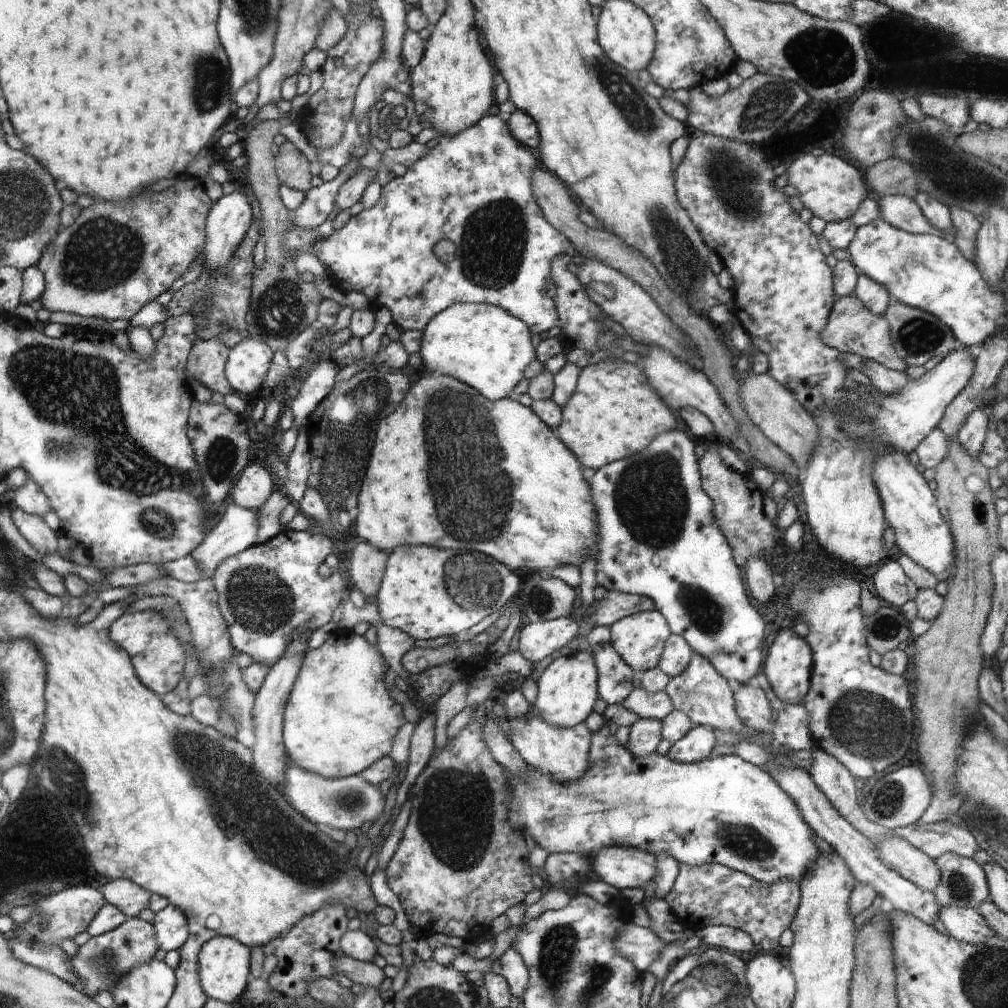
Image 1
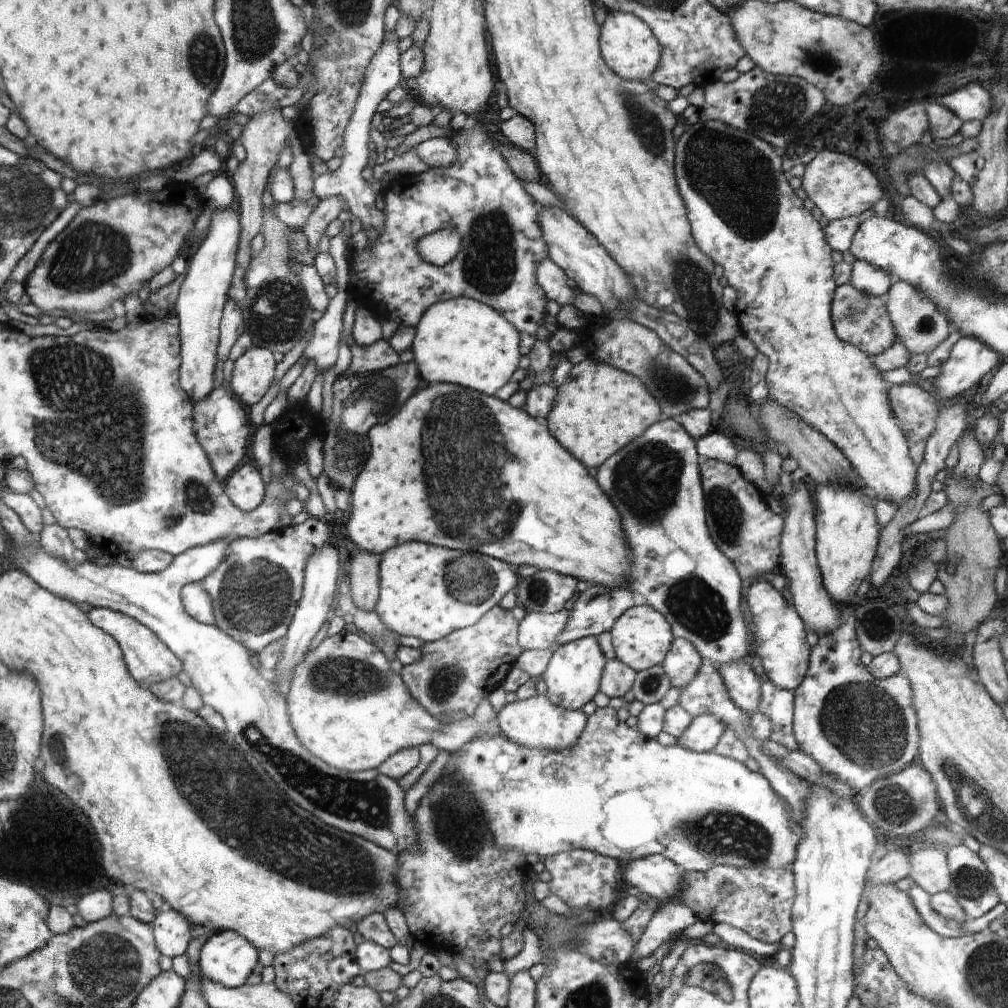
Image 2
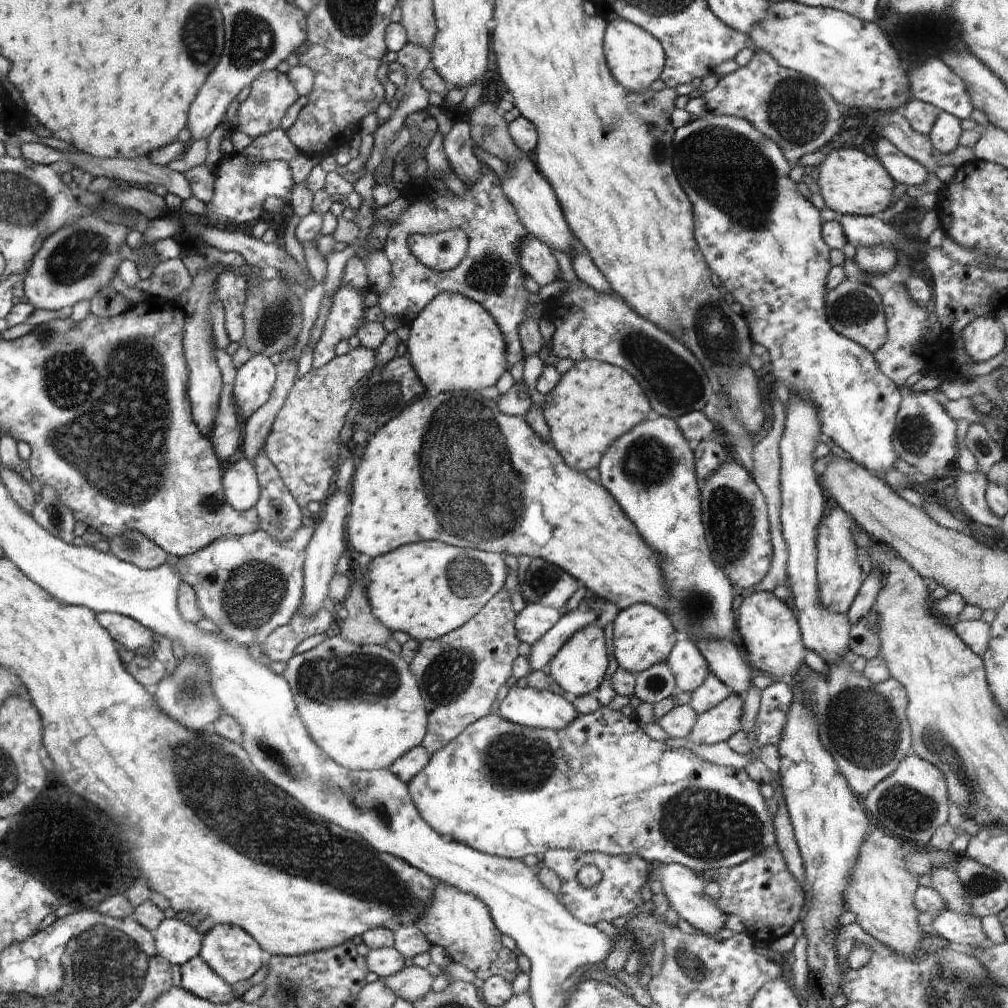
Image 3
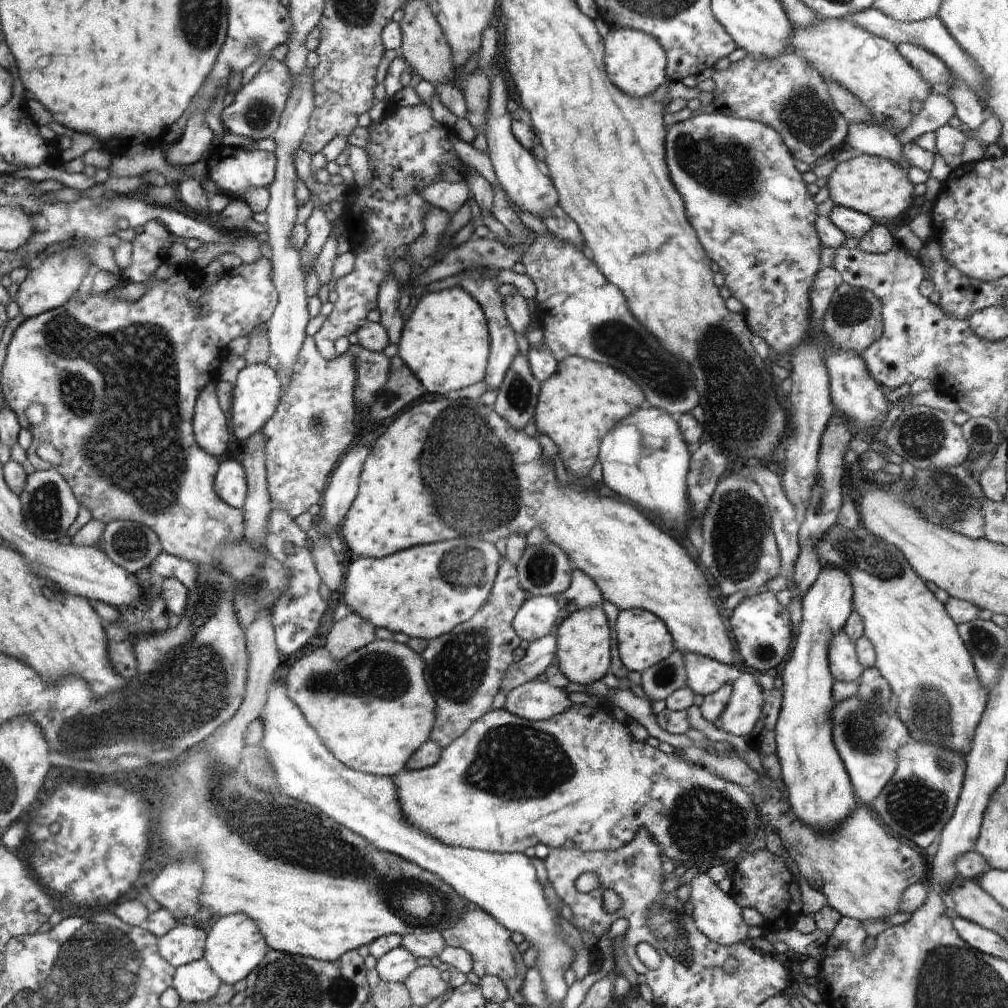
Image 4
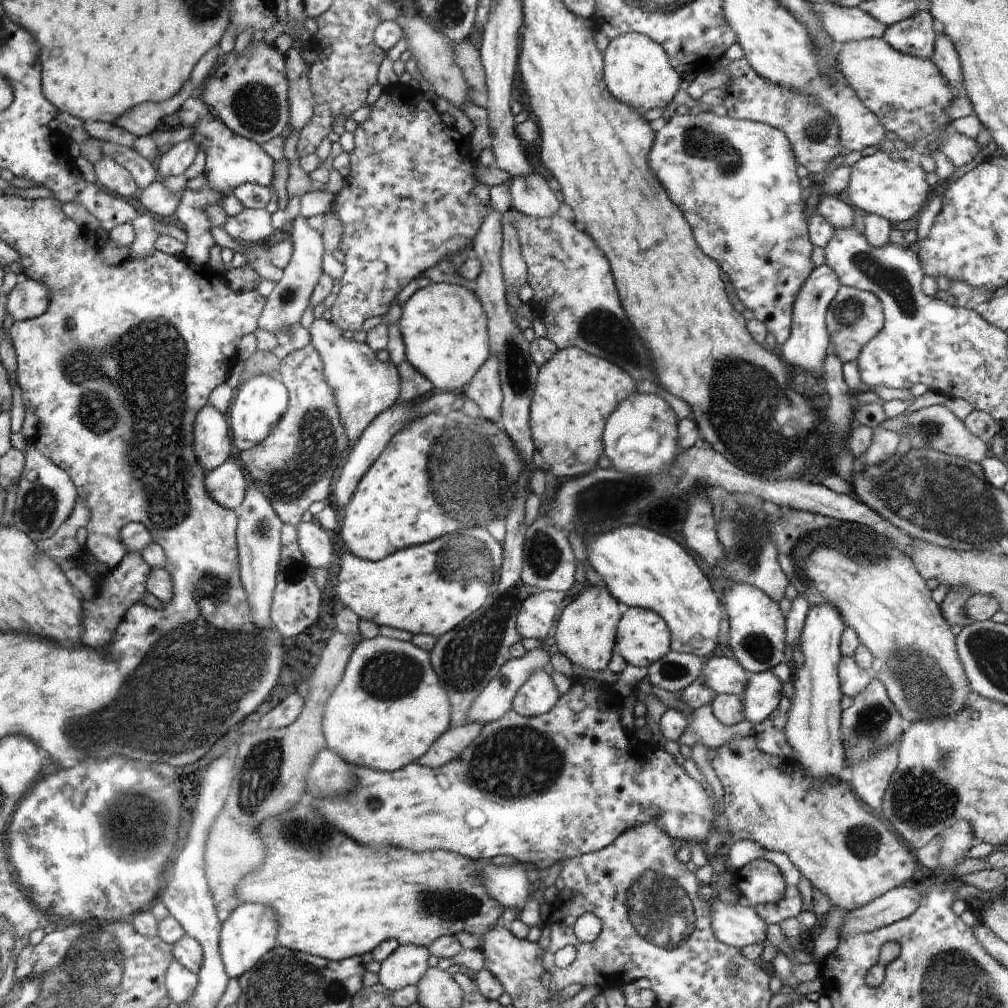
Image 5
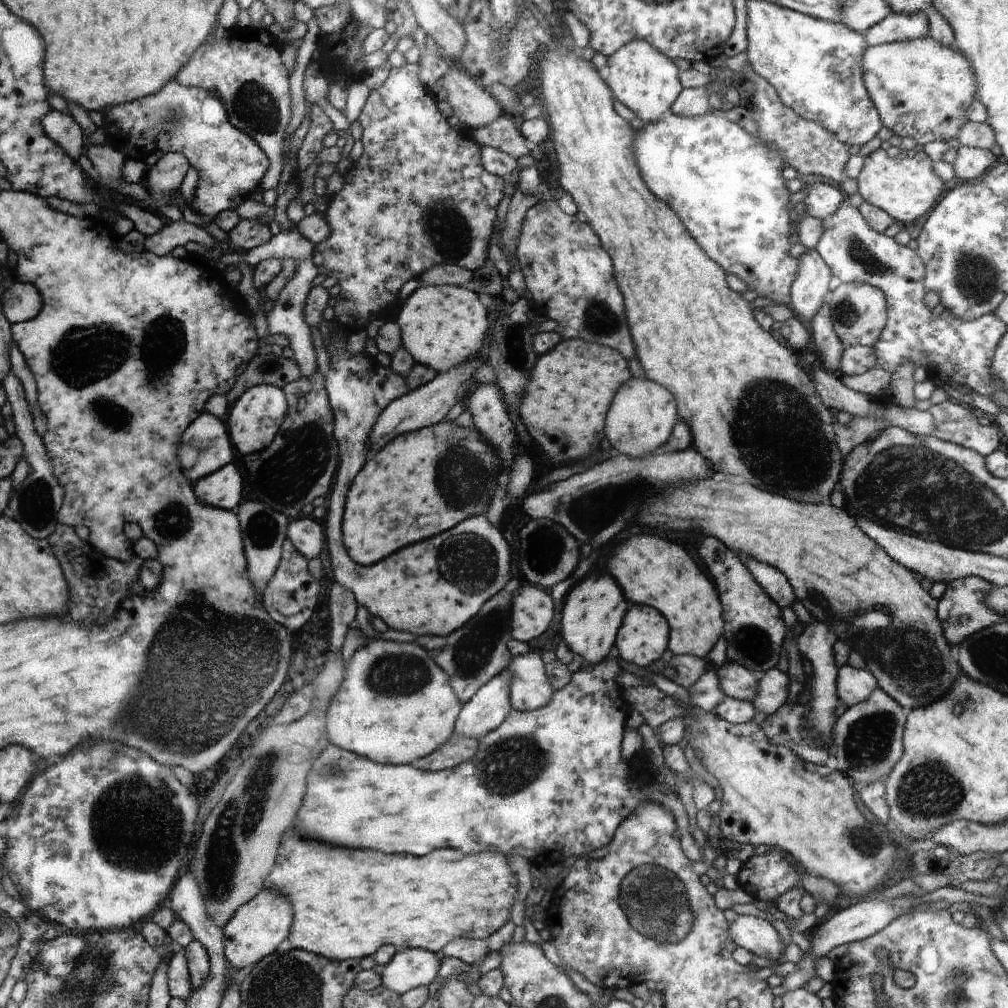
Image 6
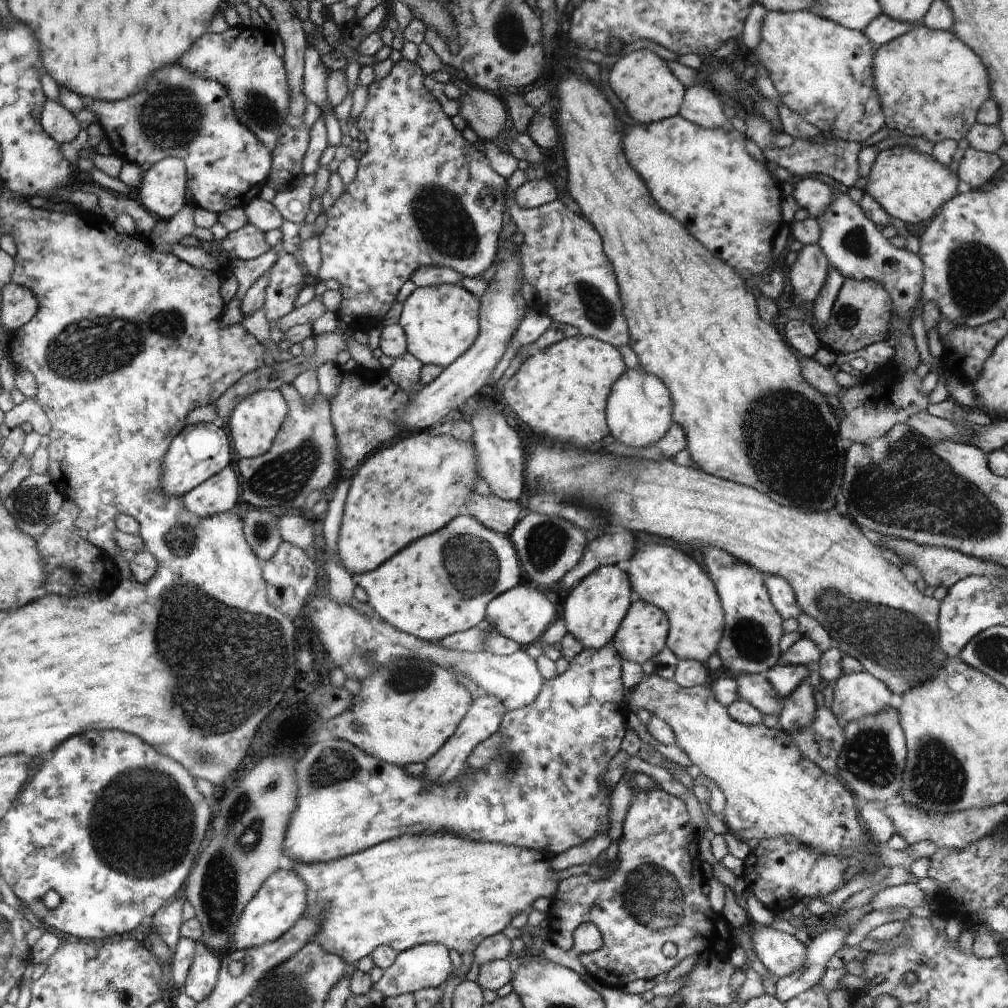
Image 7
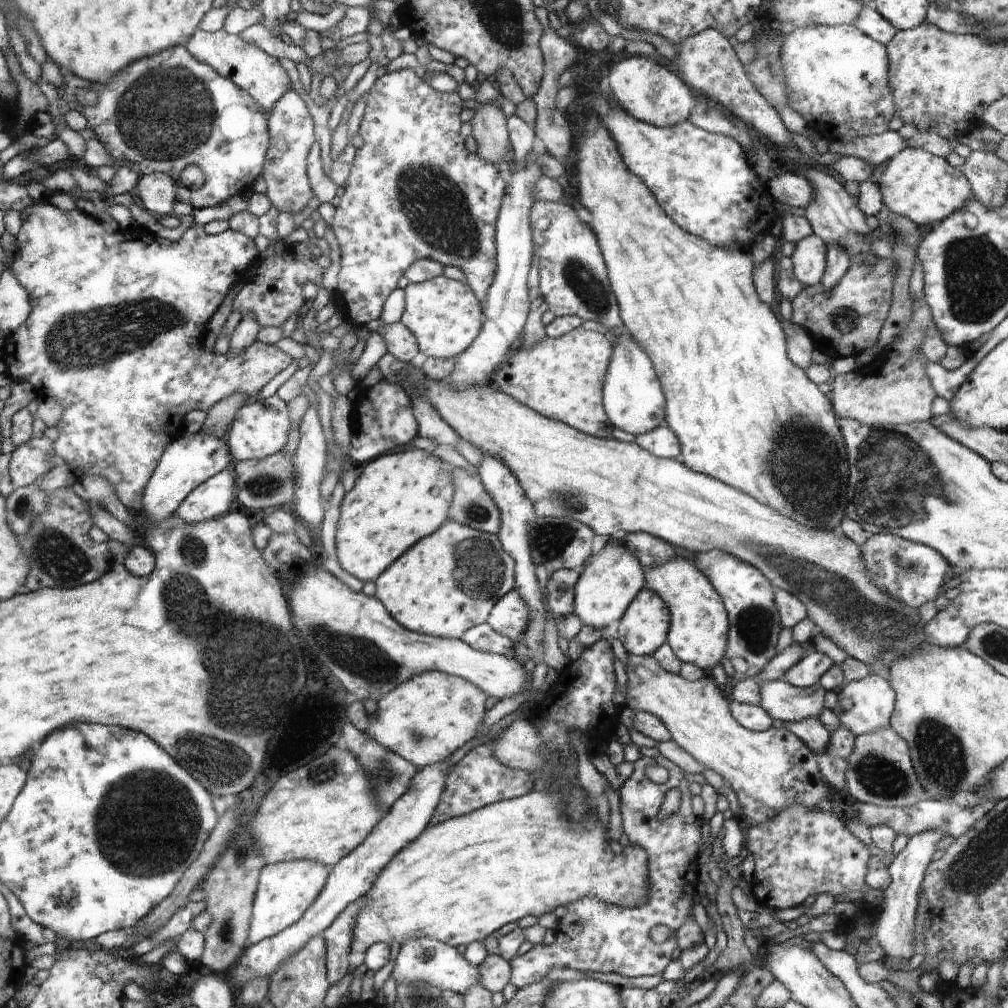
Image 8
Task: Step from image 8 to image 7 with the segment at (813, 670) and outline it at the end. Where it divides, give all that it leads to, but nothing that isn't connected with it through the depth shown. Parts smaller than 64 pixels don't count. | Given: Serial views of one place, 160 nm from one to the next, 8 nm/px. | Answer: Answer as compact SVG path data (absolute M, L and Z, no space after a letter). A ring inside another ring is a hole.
M776 665L767 670L765 676L773 689L779 694L779 699L786 698L803 681L808 680L811 670L816 670L817 665Z

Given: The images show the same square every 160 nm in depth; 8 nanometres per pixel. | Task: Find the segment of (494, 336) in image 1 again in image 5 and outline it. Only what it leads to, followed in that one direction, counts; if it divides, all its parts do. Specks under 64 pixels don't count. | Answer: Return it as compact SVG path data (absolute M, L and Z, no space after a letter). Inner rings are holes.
M431 283L414 292L401 309L397 324L407 361L433 384L435 392L466 388L491 354L487 316L475 293L458 284Z

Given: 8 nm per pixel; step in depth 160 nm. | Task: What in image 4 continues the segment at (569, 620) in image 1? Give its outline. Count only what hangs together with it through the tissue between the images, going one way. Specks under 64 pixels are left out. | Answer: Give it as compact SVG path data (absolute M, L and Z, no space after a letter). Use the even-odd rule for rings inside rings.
M529 596L514 615L512 626L521 640L532 642L550 635L563 609L554 596Z

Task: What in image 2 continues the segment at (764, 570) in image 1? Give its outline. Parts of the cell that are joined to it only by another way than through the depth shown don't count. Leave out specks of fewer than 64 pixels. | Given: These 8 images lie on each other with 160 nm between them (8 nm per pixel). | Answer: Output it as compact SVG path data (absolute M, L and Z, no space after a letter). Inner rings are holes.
M754 578L749 585L746 602L750 608L750 624L754 630L752 640L754 644L758 644L756 655L761 660L768 682L772 682L776 688L794 692L808 672L811 648L807 643L807 628L795 607L790 606L781 592L773 588L770 578Z

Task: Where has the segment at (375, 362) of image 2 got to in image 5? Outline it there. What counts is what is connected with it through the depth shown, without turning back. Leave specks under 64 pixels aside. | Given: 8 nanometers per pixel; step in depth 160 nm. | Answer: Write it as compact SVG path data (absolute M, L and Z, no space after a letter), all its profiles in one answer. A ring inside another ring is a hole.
M312 343L297 351L290 350L290 353L281 360L280 381L289 391L288 412L278 421L276 428L264 441L242 451L240 458L244 462L249 480L254 480L254 485L268 499L281 521L296 527L301 524L302 514L313 502L326 500L330 496L330 480L336 468L343 466L346 457L349 456L349 438L341 421L336 396L325 378L321 355Z

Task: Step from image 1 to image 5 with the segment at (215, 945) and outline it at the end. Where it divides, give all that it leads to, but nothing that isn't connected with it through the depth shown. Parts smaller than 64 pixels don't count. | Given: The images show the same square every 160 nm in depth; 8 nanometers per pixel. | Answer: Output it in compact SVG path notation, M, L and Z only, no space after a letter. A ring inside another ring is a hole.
M242 903L221 925L219 951L229 978L248 972L274 947L278 945L279 914L275 908L260 903Z

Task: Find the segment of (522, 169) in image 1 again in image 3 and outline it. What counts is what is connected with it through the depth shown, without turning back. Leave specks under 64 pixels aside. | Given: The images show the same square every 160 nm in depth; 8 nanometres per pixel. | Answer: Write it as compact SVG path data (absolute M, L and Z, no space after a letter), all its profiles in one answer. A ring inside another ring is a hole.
M482 164L479 179L473 185L466 185L467 192L463 197L454 194L440 196L436 191L428 188L424 184L420 184L420 191L417 198L411 199L411 205L403 212L397 220L392 221L389 236L386 239L384 254L391 262L392 280L387 291L378 296L377 304L380 305L385 316L398 316L402 322L408 323L416 320L422 310L425 310L429 302L433 300L437 294L451 292L458 293L474 302L481 304L498 323L503 338L506 343L506 356L508 370L513 364L519 360L525 359L521 347L519 337L519 326L522 321L525 321L525 310L529 304L527 298L528 290L525 286L525 273L521 269L518 262L519 246L529 232L526 227L520 222L515 208L510 204L508 197L502 190L501 182L496 177L494 171L486 164ZM460 229L463 230L468 237L468 246L466 256L456 268L449 271L437 271L424 266L409 249L407 240L409 234L420 233L421 235L433 235L444 231Z

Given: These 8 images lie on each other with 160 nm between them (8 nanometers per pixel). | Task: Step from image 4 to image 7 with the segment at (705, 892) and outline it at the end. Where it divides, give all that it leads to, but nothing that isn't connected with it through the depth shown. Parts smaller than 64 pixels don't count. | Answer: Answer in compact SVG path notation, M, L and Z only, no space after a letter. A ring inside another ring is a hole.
M749 924L746 929L752 936L753 950L759 958L758 966L773 978L788 976L803 965L807 945L794 935L778 932L770 926L756 931Z

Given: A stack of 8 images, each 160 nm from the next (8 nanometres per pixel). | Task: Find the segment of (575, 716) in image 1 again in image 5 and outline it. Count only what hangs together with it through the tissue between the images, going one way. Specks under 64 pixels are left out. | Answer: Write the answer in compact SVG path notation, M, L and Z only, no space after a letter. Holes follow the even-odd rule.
M590 585L586 590L578 592L576 598L559 613L553 650L565 654L573 665L588 670L606 668L613 654L617 624L622 615L619 602L605 586L600 588Z

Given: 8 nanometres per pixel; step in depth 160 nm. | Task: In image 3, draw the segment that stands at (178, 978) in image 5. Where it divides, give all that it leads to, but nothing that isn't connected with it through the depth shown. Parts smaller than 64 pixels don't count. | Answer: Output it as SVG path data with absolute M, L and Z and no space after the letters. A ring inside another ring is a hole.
M199 956L180 967L180 982L181 987L190 991L190 994L217 1005L238 999L232 991L232 985L218 976Z

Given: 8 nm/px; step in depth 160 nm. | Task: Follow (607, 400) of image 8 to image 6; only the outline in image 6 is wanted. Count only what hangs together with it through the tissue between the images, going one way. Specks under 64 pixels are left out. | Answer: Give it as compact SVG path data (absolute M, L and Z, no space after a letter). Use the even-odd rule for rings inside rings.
M630 377L614 395L605 420L605 437L612 448L632 458L654 454L670 438L674 425L680 420L674 395L648 378Z

